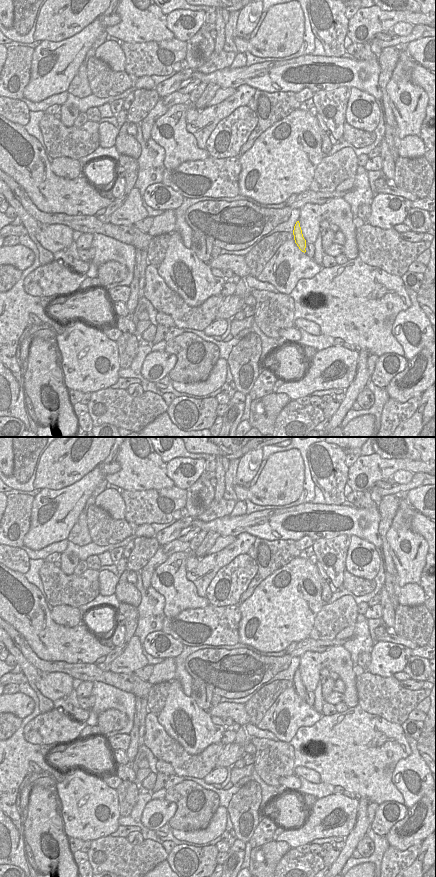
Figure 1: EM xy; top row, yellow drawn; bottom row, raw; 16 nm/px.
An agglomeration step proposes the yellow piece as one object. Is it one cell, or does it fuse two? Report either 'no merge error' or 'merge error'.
no merge error

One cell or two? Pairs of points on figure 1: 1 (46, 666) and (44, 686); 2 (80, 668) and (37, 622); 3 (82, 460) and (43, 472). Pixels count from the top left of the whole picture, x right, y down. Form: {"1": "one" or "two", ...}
{"1": "two", "2": "two", "3": "one"}

